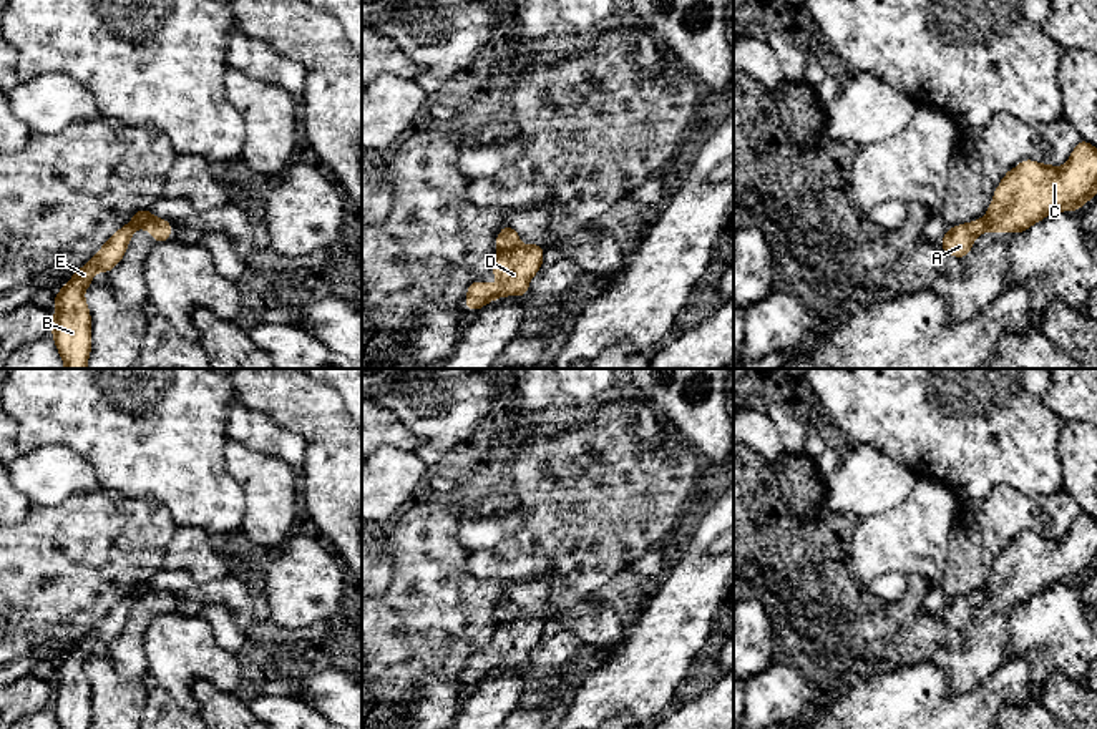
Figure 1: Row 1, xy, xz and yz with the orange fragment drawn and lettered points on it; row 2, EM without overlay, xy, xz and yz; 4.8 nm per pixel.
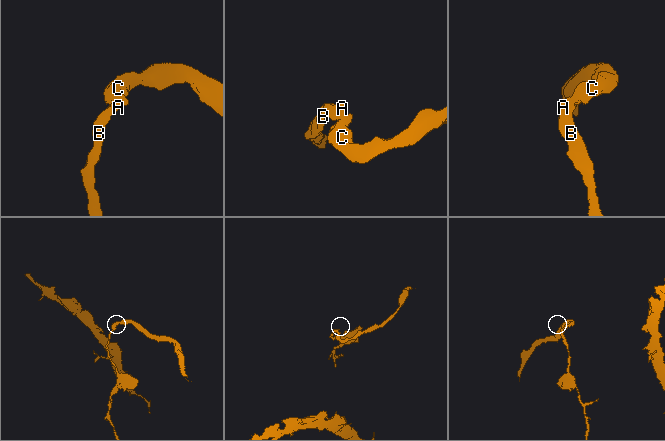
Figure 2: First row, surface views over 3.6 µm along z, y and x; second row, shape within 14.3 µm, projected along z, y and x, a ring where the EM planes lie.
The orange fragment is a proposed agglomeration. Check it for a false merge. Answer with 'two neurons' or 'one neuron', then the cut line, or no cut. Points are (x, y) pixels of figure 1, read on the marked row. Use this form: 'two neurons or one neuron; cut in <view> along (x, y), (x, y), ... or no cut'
two neurons; cut in xz along (510, 246), (498, 253)

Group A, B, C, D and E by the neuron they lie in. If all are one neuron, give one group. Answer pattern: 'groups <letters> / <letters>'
groups A B E / C D

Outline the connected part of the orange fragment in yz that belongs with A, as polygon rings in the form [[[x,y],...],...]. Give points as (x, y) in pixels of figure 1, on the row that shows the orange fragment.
[[[982,219],[949,228],[939,246],[954,257],[966,257],[971,252],[973,239],[986,229]]]

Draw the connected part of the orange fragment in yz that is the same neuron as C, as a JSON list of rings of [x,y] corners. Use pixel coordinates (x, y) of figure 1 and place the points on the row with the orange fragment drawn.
[[[1080,139],[1062,168],[1024,159],[1019,166],[1007,171],[996,188],[992,203],[982,221],[996,236],[1002,229],[1009,229],[1012,237],[1016,232],[1029,229],[1034,223],[1049,214],[1080,209],[1095,193],[1097,148]]]

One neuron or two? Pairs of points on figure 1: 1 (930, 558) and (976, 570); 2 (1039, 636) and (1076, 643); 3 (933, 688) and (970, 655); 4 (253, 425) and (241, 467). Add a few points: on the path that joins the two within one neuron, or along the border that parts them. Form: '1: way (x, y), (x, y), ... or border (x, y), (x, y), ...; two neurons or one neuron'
1: border (953, 525), (945, 575), (945, 596), (948, 600); two neurons
2: way (1048, 636), (1061, 636), (1067, 643); one neuron
3: border (991, 676), (968, 691), (951, 693), (948, 689); two neurons
4: border (228, 439), (276, 455), (284, 462); two neurons

